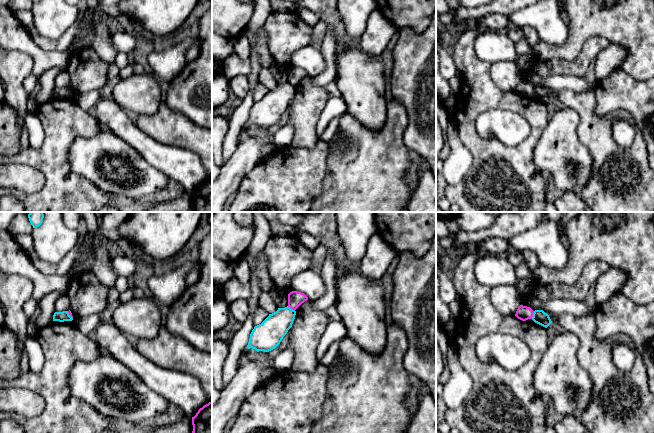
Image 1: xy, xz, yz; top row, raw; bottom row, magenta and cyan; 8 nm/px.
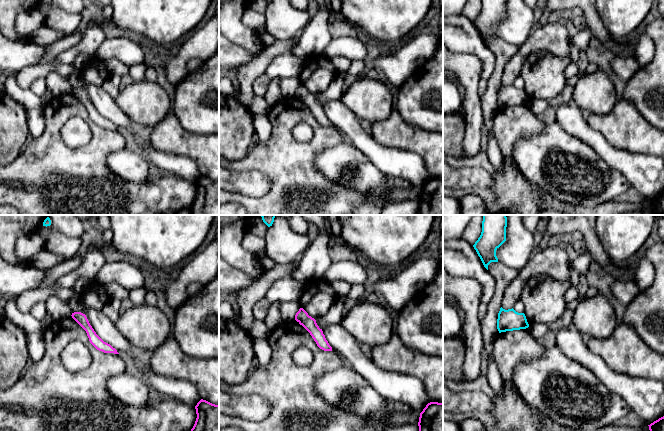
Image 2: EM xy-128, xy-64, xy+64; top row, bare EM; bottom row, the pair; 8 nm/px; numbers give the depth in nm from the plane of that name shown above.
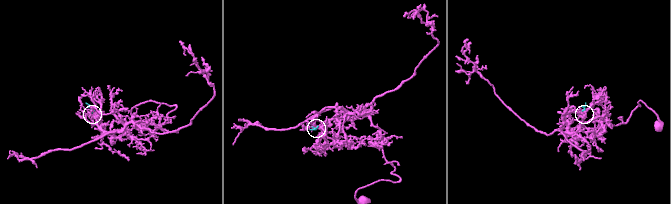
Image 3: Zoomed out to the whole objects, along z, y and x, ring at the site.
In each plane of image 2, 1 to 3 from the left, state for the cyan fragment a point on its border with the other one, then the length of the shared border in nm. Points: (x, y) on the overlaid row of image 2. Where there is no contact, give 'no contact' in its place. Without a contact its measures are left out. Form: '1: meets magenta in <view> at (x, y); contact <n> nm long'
1: no contact
2: no contact
3: no contact

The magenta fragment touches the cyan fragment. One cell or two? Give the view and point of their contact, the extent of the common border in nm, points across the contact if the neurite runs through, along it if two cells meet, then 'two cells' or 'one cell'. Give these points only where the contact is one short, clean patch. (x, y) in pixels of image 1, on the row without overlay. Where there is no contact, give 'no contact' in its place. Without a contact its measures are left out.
contact yz (532, 91); length 70 nm; border yz (534, 87), (531, 94); two cells

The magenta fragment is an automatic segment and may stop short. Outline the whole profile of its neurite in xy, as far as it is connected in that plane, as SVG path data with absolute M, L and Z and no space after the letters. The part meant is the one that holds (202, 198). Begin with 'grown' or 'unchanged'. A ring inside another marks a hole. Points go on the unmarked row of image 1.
unchanged; M212 178L198 186L192 193L192 201L195 212L212 212Z

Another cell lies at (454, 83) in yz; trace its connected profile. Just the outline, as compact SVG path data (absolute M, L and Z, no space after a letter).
M453 77L452 79L449 80L449 86L450 86L450 93L458 95L461 86L460 79L458 79L457 77Z

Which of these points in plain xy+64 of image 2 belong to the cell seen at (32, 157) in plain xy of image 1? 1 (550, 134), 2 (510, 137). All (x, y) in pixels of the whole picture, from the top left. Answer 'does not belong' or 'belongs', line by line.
1: does not belong
2: belongs

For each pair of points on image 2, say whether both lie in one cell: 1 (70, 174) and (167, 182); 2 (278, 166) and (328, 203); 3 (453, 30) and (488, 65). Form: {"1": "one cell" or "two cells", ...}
{"1": "one cell", "2": "one cell", "3": "one cell"}

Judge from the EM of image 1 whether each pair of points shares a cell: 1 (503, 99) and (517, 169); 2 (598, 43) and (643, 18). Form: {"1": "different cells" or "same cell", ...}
{"1": "same cell", "2": "different cells"}

